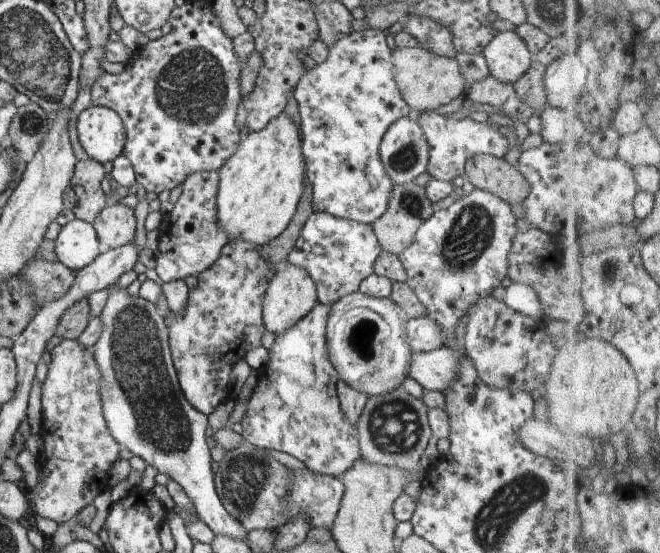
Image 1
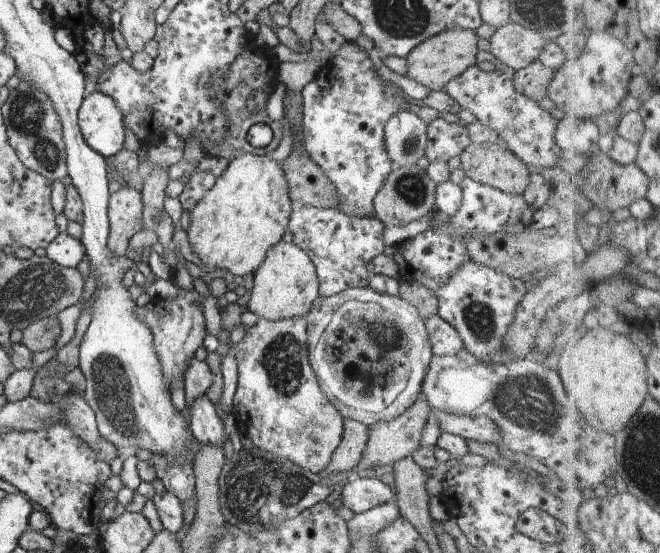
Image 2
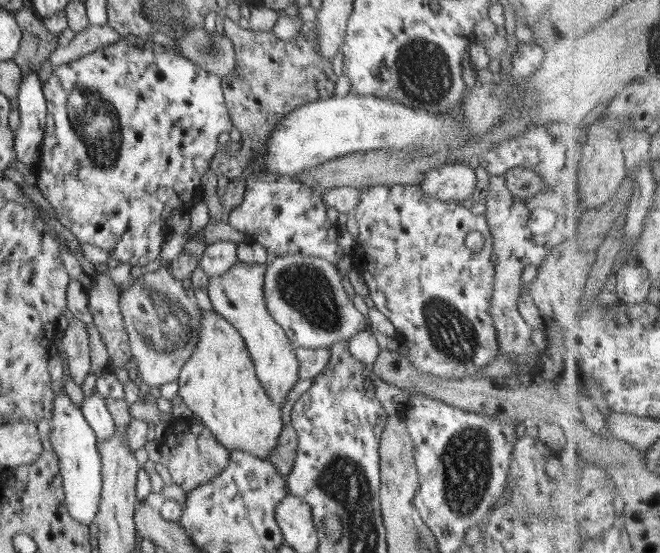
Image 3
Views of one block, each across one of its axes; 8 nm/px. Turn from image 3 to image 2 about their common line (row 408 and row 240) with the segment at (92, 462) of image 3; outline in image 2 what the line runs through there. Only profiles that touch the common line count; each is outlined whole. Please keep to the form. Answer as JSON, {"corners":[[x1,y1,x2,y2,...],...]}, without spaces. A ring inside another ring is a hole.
{"corners":[[67,232,58,233,45,249,50,260,66,268,77,268,86,256,81,239,73,238]]}

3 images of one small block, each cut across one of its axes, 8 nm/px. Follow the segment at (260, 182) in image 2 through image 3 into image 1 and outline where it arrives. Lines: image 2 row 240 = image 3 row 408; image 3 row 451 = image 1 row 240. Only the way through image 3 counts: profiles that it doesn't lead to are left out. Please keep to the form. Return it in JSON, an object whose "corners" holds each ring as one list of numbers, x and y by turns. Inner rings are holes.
{"corners":[[286,112,240,140,232,156,219,168,216,195,218,222,228,232,229,240,246,240,262,246,288,228,307,180,302,145,301,128]]}

